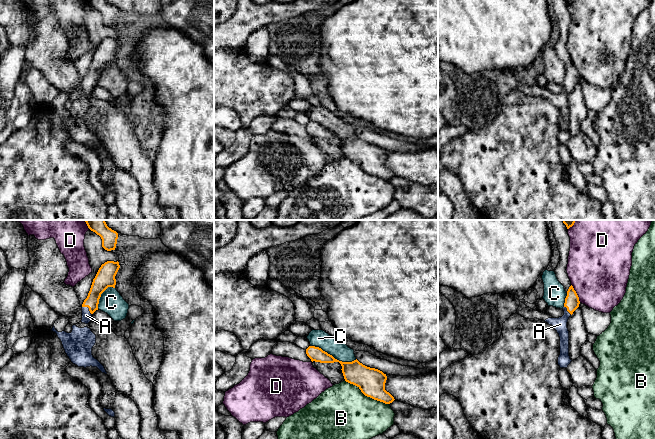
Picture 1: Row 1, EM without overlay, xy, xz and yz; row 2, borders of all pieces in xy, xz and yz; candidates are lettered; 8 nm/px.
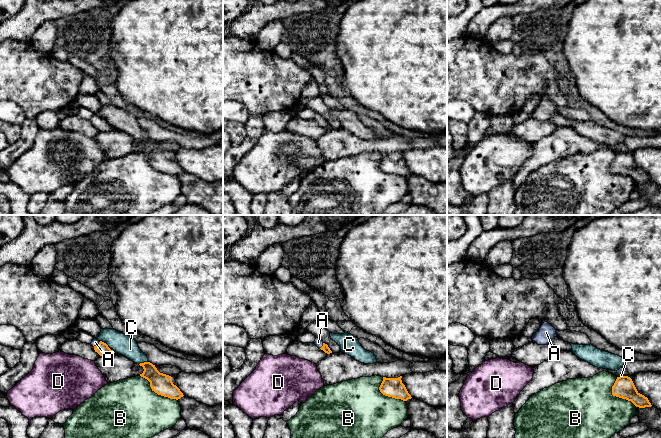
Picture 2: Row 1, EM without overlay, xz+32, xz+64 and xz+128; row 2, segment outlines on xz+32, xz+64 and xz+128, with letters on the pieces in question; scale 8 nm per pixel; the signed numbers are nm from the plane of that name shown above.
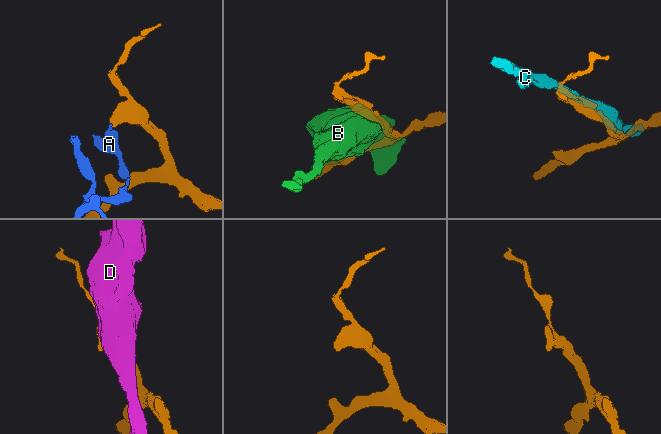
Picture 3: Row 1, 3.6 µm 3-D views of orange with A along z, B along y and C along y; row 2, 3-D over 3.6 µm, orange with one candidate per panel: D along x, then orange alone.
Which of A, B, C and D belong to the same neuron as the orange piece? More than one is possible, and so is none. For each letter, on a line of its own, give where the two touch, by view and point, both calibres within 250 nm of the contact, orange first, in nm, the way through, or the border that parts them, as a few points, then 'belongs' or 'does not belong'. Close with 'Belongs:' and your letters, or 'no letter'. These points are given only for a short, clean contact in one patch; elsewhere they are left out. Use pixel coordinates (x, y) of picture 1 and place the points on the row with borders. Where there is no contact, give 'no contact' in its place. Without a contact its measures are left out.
A: xy (88, 307) | 140/80 nm | across xy (103, 280), (95, 291), (88, 307), (86, 315) | belongs
B: xz (367, 396) | 220/440 nm | does not belong
C: xz (333, 357) | 180/140 nm | does not belong
D: yz (576, 293) | 120/480 nm | does not belong
Belongs: A

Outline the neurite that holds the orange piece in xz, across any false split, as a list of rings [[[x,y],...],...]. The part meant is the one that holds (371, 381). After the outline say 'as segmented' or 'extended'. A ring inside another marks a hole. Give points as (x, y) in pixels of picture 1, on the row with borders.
[[[309,346],[306,349],[306,354],[312,362],[339,362],[342,366],[341,370],[345,381],[357,386],[365,396],[385,404],[390,404],[395,400],[394,397],[385,390],[387,376],[382,371],[367,367],[357,359],[352,362],[339,361],[321,348],[315,346]]]; as segmented

